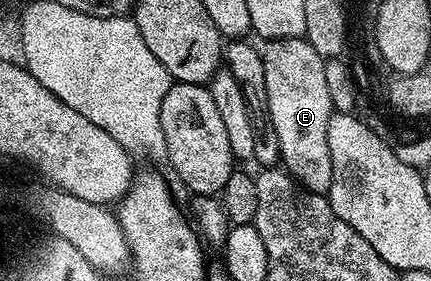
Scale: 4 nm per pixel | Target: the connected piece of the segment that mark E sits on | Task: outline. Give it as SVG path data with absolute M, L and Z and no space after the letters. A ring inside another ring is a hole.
M306 37L273 38L262 47L265 64L265 92L267 93L267 116L271 127L277 132L279 157L288 174L314 194L326 195L333 180L333 160L329 160L329 120L333 113L328 85L325 84L325 60L309 44Z

